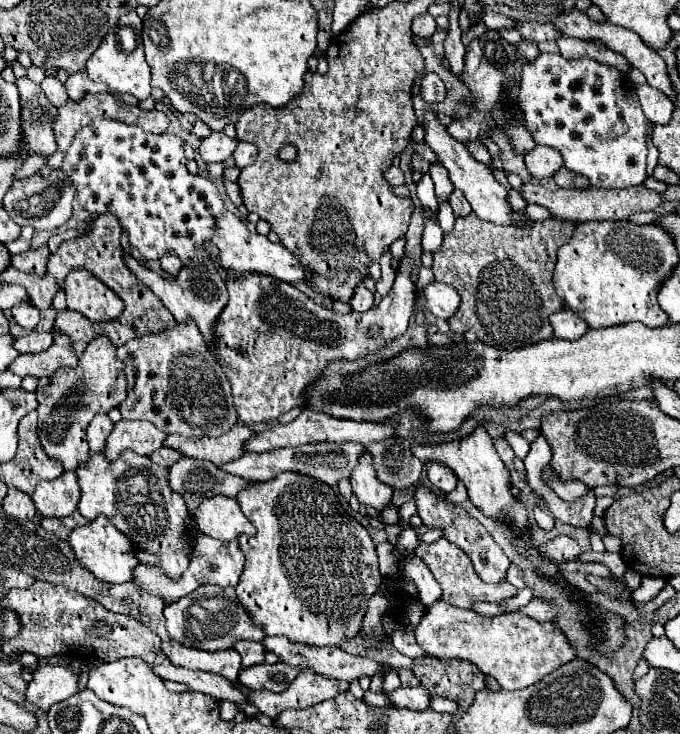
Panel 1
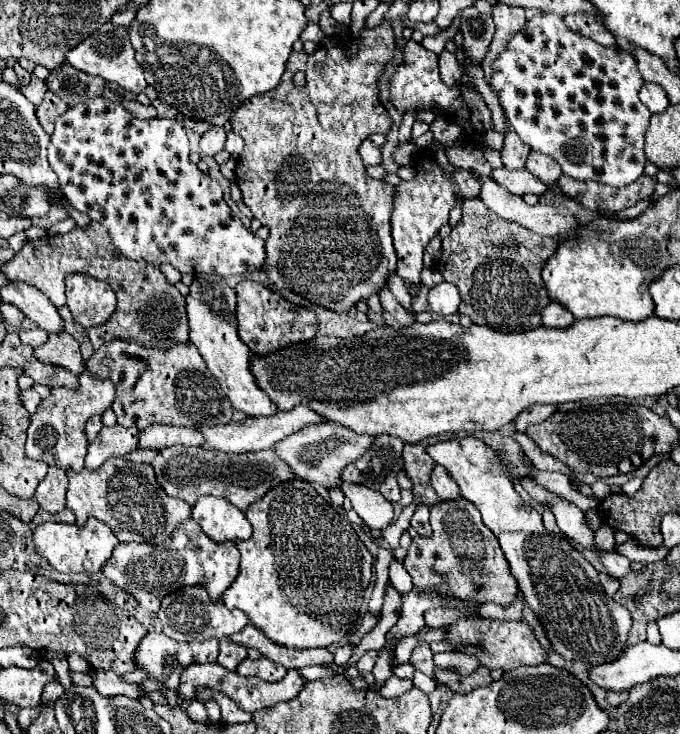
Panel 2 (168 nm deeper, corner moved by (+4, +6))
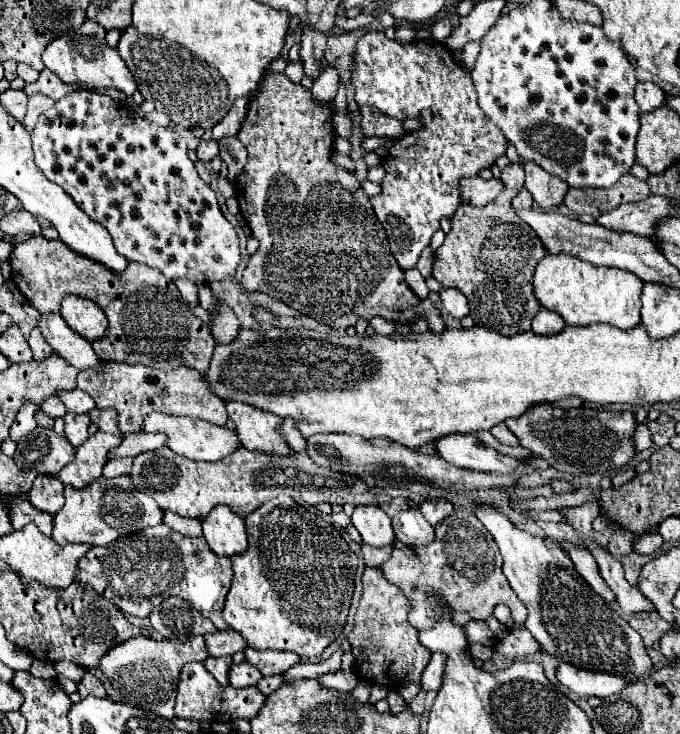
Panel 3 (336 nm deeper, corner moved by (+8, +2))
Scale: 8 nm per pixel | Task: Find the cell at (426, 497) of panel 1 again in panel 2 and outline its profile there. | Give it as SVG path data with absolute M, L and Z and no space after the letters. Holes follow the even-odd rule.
M458 498L434 504L430 508L430 524L434 534L430 538L414 538L404 558L404 568L412 576L414 590L440 592L442 596L452 596L470 604L496 602L500 606L510 606L516 600L520 590L514 576L508 572L508 562L500 552L500 544L468 500Z

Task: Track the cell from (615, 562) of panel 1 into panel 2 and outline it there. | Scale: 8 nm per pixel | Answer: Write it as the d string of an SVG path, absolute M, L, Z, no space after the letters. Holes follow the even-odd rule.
M452 438L452 440L436 442L434 446L428 448L428 452L436 464L440 464L448 470L448 474L458 484L460 494L480 510L482 522L498 538L500 548L510 564L510 572L518 580L520 592L522 592L526 604L532 608L536 620L540 620L540 624L544 626L550 646L566 660L588 662L592 666L606 664L606 662L620 658L622 652L626 650L628 632L632 628L630 612L622 604L618 604L610 596L606 596L606 592L598 580L596 568L582 556L582 552L576 550L574 546L570 546L564 538L560 538L560 536L554 538L554 534L548 532L546 526L542 524L542 516L538 514L538 510L524 504L524 500L516 494L510 478L502 472L502 466L496 460L494 450L476 438L462 438L462 440Z

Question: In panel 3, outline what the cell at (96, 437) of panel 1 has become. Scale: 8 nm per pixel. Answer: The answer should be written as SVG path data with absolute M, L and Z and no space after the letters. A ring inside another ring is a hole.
M66 414L64 422L66 422L64 434L70 440L70 444L72 446L84 444L84 440L88 438L88 424L90 424L88 414Z

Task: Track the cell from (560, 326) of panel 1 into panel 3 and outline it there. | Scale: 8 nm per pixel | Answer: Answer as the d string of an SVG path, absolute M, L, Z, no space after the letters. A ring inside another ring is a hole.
M542 308L532 320L532 332L536 334L558 334L564 328L564 320L558 312L550 312Z

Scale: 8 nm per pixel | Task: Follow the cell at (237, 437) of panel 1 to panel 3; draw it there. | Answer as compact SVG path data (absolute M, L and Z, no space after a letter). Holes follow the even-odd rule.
M136 432L130 436L124 436L122 444L118 448L114 448L108 458L126 458L126 456L138 456L142 452L150 452L150 450L160 450L162 446L166 446L166 440L162 436L162 432L150 434L150 432Z

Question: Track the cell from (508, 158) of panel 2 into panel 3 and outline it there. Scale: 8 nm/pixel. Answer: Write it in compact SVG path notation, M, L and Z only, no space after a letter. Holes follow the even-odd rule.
M522 162L508 164L502 170L504 180L504 192L484 208L476 208L472 204L462 204L456 214L452 216L452 230L446 234L444 244L434 254L434 268L432 276L448 288L460 290L468 302L470 302L470 316L474 324L484 326L488 330L496 330L498 334L520 334L524 332L524 320L532 320L538 310L542 308L540 302L534 296L532 276L536 264L546 256L546 248L540 242L540 238L534 234L534 230L524 224L514 210L510 208L510 198L514 198L524 188L524 168Z

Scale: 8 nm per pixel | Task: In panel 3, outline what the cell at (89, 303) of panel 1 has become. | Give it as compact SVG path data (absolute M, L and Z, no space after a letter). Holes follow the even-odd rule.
M68 294L62 300L60 314L74 332L78 332L80 336L84 336L90 342L96 338L102 338L108 326L108 320L102 308L94 300L88 300L82 296Z

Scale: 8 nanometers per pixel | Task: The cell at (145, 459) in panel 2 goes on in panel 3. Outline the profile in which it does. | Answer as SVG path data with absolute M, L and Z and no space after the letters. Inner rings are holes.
M116 458L116 460L108 460L108 464L104 466L104 476L106 478L114 478L114 476L122 476L128 474L132 470L132 460L134 458Z

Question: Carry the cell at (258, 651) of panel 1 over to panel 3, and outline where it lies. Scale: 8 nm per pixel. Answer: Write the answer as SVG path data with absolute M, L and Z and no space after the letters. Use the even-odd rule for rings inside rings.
M224 656L224 658L208 658L204 662L204 666L208 668L208 672L212 672L212 676L222 686L228 686L228 668L232 666L232 658L230 656Z

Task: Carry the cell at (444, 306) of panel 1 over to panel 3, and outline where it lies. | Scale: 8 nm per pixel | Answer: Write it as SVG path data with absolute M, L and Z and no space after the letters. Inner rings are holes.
M442 288L440 292L440 300L444 310L454 316L454 318L464 318L468 314L468 300L464 298L462 292L458 292L456 288Z

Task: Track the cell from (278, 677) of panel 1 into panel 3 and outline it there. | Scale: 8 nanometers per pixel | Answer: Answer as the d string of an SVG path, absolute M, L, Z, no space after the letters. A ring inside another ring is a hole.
M242 662L242 664L232 664L230 668L230 686L234 688L246 688L246 686L256 686L262 680L262 674L256 666Z

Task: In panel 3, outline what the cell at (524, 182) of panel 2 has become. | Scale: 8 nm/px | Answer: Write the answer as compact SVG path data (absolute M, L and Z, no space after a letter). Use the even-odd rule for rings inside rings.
M474 176L468 180L460 180L460 190L464 204L470 202L474 206L486 206L504 190L504 184L500 178L490 178L484 182L482 178Z

